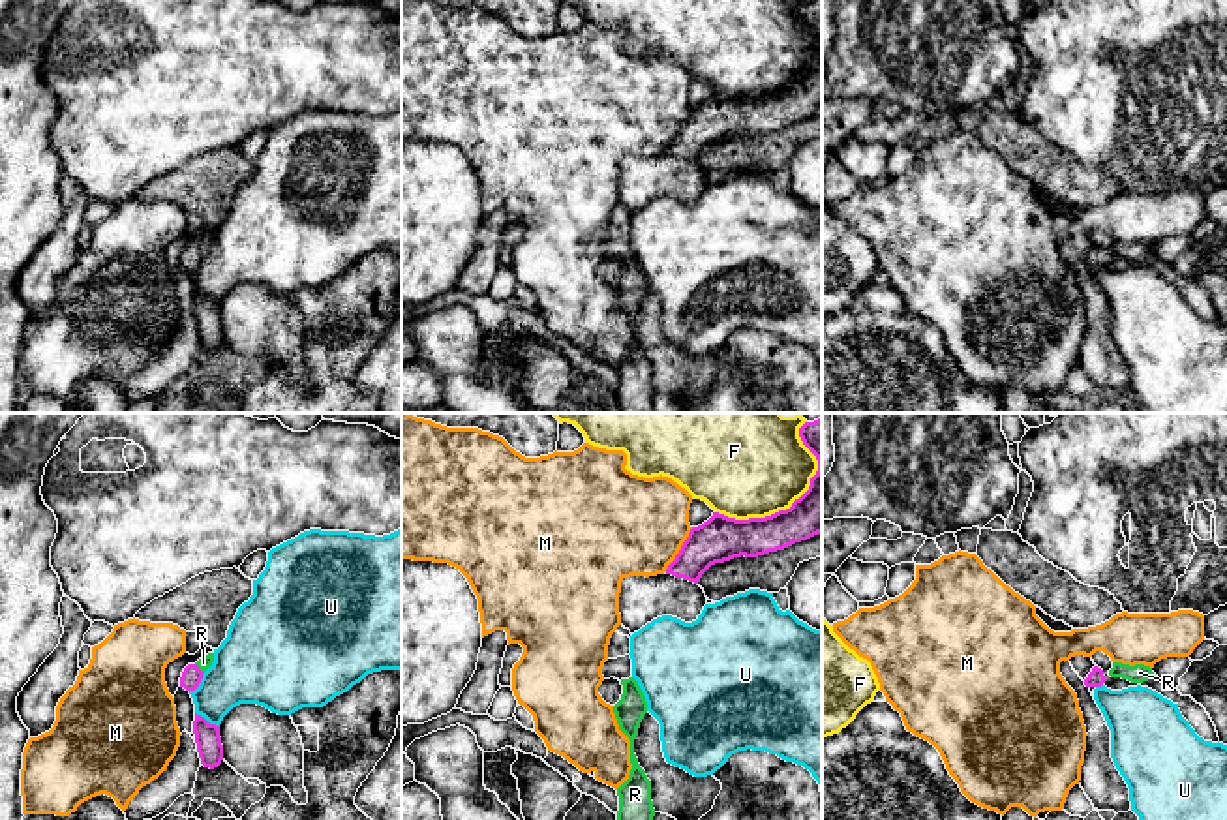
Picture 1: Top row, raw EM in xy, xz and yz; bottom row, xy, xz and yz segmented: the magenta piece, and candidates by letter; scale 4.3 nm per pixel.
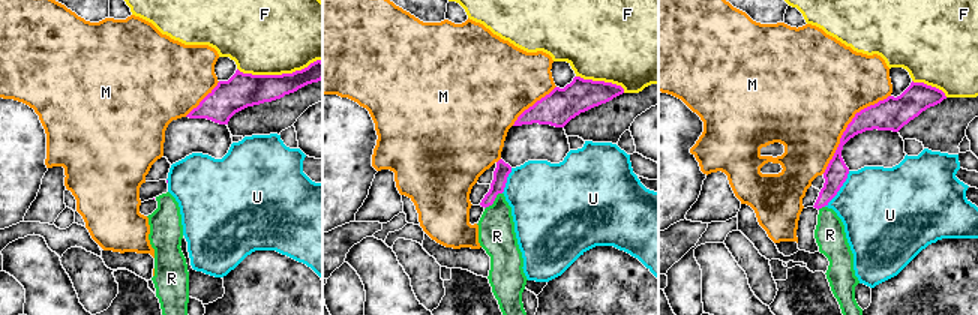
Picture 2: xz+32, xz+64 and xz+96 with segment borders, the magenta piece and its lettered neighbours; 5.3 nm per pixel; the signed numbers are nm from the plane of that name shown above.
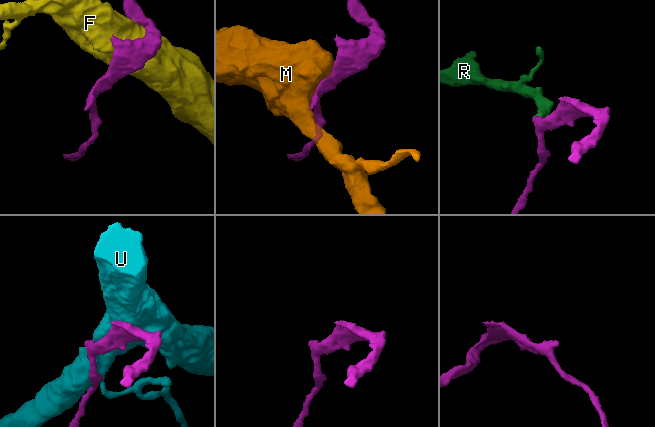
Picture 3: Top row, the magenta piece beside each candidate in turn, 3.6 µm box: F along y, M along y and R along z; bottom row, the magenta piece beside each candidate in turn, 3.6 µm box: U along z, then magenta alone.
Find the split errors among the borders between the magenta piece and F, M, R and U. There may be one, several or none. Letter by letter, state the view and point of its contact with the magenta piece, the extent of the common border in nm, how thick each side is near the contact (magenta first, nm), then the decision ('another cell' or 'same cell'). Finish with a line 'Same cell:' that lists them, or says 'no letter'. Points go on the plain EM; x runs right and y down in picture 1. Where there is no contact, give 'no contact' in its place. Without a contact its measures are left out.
F: meets magenta in xz at (794, 81); contact 550 nm long; 200 nm thick on the magenta side, 420 nm on the other; another cell
M: meets magenta in xz at (680, 130); contact 220 nm long; 200 nm thick on the magenta side, 440 nm on the other; another cell
R: meets magenta in xy at (197, 248); contact 60 nm long; 90 nm thick on the magenta side, 60 nm on the other; same cell
U: meets magenta in xy at (205, 299); contact 120 nm long; 110 nm thick on the magenta side, 260 nm on the other; another cell
Same cell: R

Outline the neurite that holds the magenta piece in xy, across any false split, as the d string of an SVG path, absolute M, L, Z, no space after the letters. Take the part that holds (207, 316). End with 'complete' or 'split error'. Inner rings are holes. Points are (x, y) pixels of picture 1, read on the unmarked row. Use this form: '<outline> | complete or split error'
M195 293L193 313L201 343L210 349L218 347L223 340L220 306Z | complete

